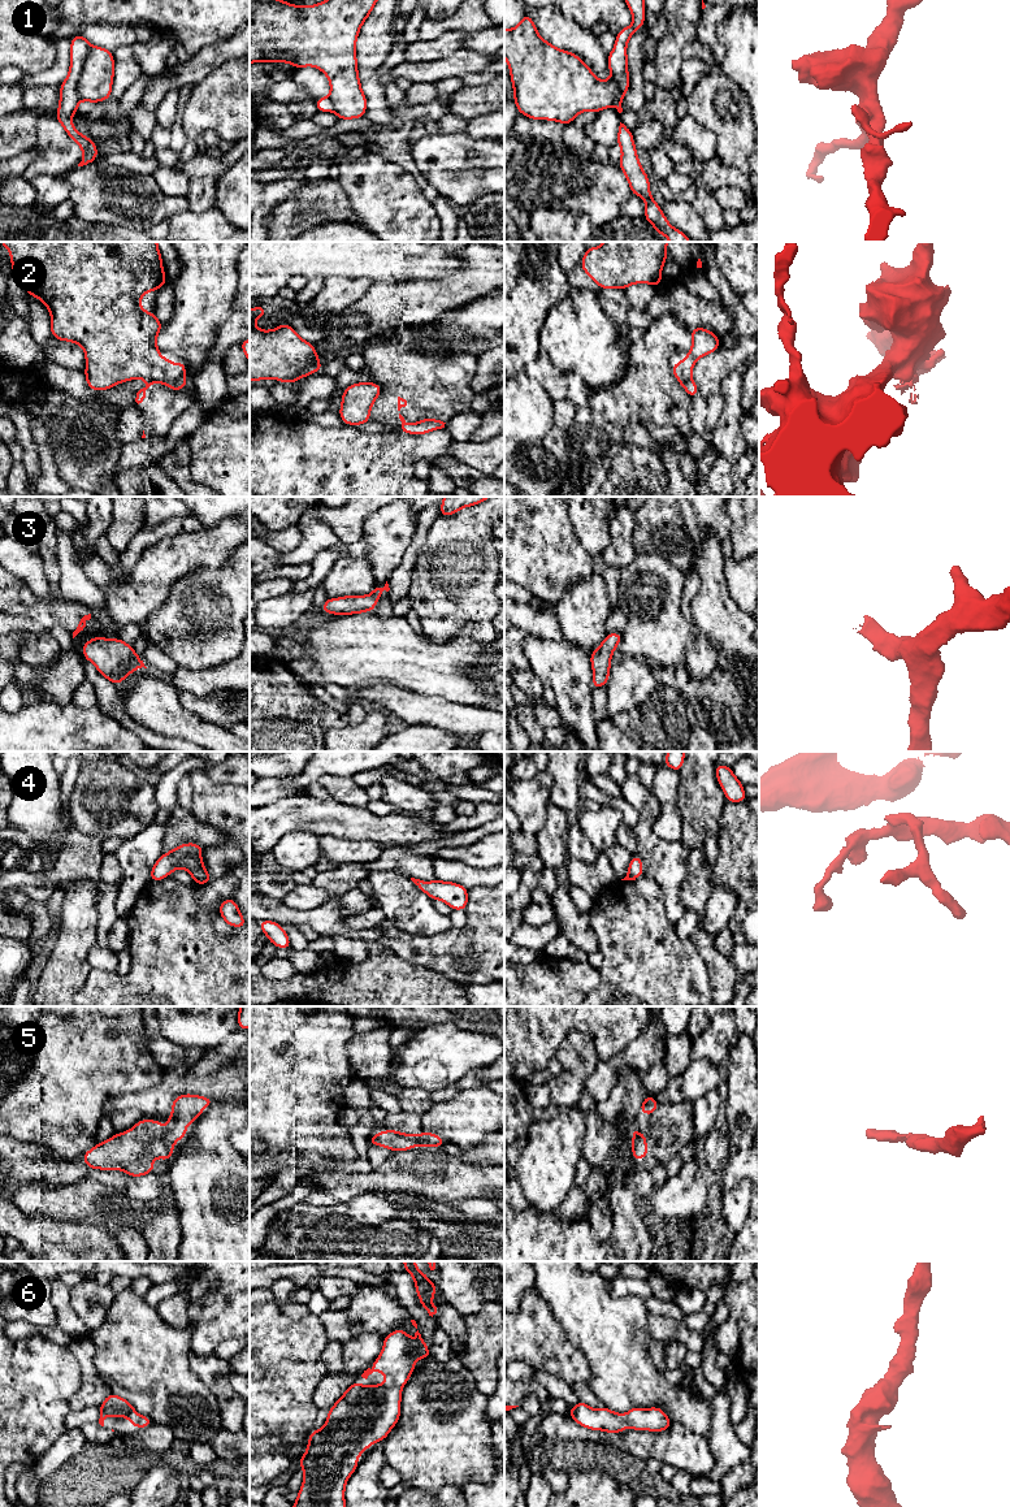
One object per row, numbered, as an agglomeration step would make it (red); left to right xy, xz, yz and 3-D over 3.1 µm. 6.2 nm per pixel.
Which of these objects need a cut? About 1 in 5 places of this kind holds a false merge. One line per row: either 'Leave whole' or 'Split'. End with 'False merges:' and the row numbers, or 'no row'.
1: Split
2: Split
3: Leave whole
4: Leave whole
5: Leave whole
6: Leave whole
False merges: 1, 2

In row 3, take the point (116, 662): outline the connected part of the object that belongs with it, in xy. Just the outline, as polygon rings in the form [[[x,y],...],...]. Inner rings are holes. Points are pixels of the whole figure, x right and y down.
[[[96,636],[82,646],[83,657],[95,664],[99,674],[112,684],[118,685],[129,674],[138,668],[147,668],[133,648],[121,638],[107,640]]]

